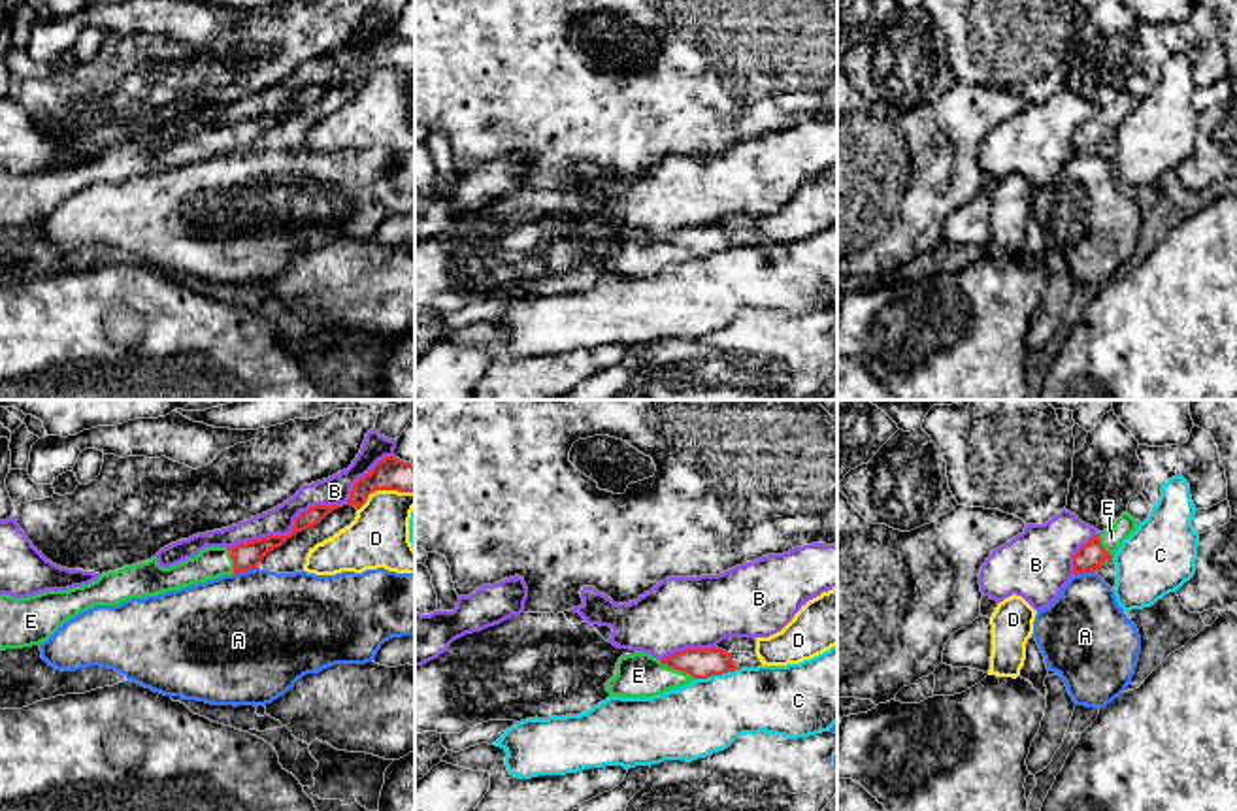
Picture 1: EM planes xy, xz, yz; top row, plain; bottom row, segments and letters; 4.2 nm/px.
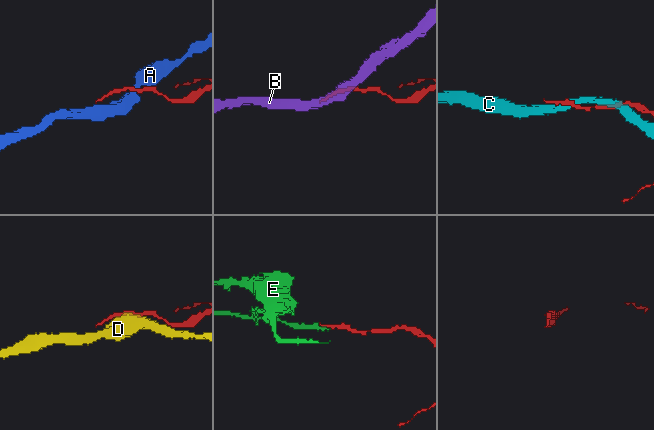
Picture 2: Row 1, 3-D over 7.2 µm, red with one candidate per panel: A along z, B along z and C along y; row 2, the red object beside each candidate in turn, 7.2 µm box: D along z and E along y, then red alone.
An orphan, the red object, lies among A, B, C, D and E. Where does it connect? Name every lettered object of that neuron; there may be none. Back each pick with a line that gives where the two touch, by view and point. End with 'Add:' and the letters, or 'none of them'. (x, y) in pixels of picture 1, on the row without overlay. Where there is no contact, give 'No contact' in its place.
E: Touches red at xz (677, 246)
Add: E

